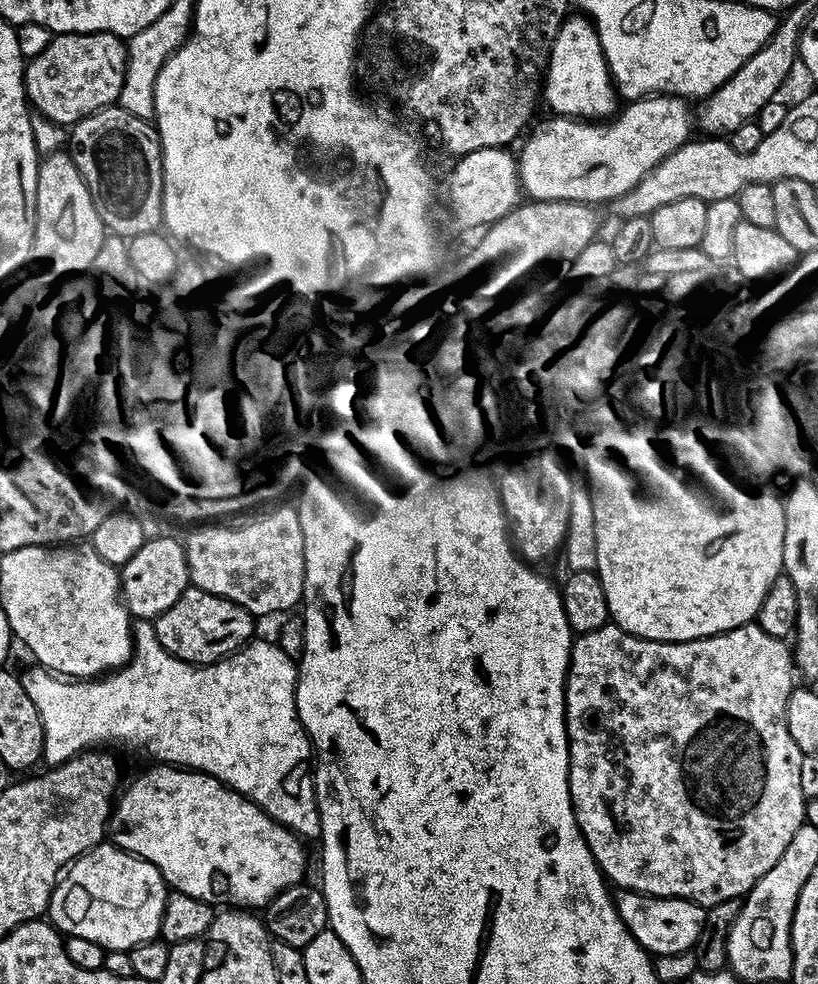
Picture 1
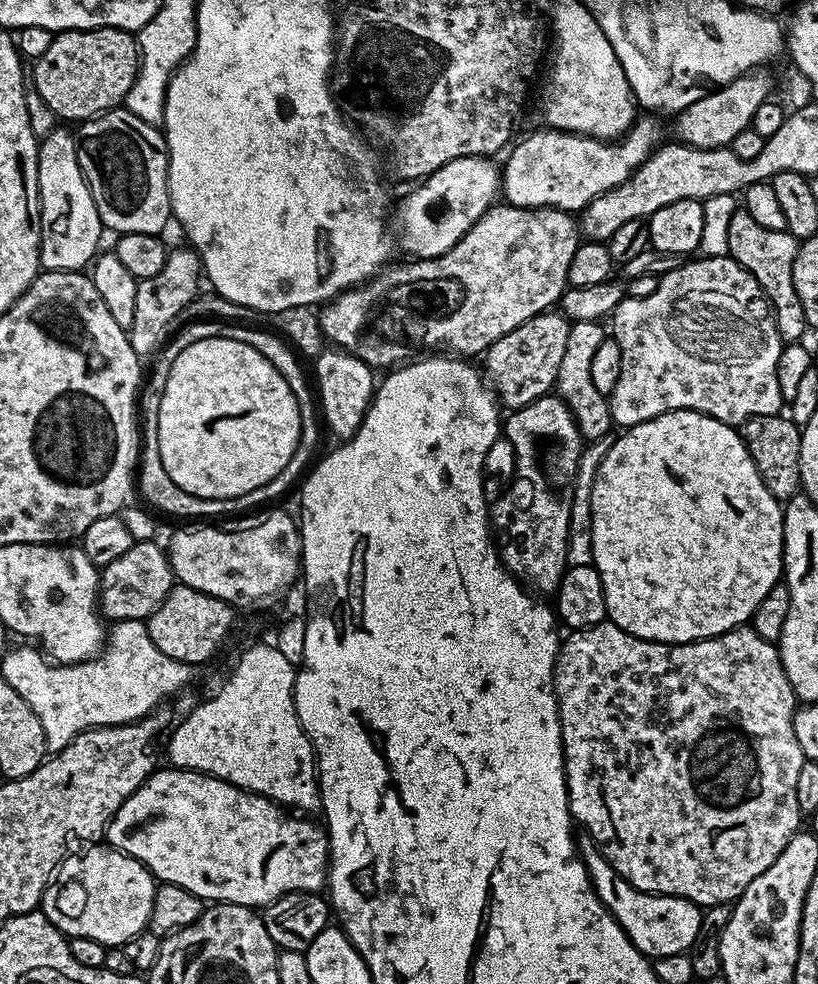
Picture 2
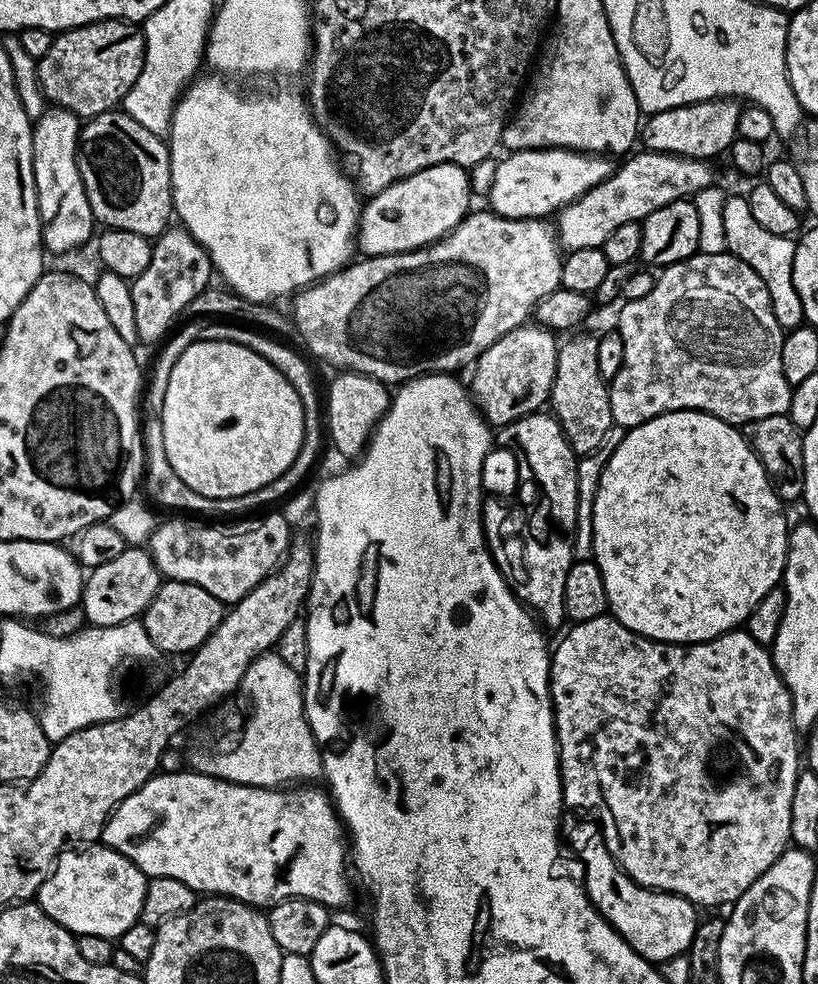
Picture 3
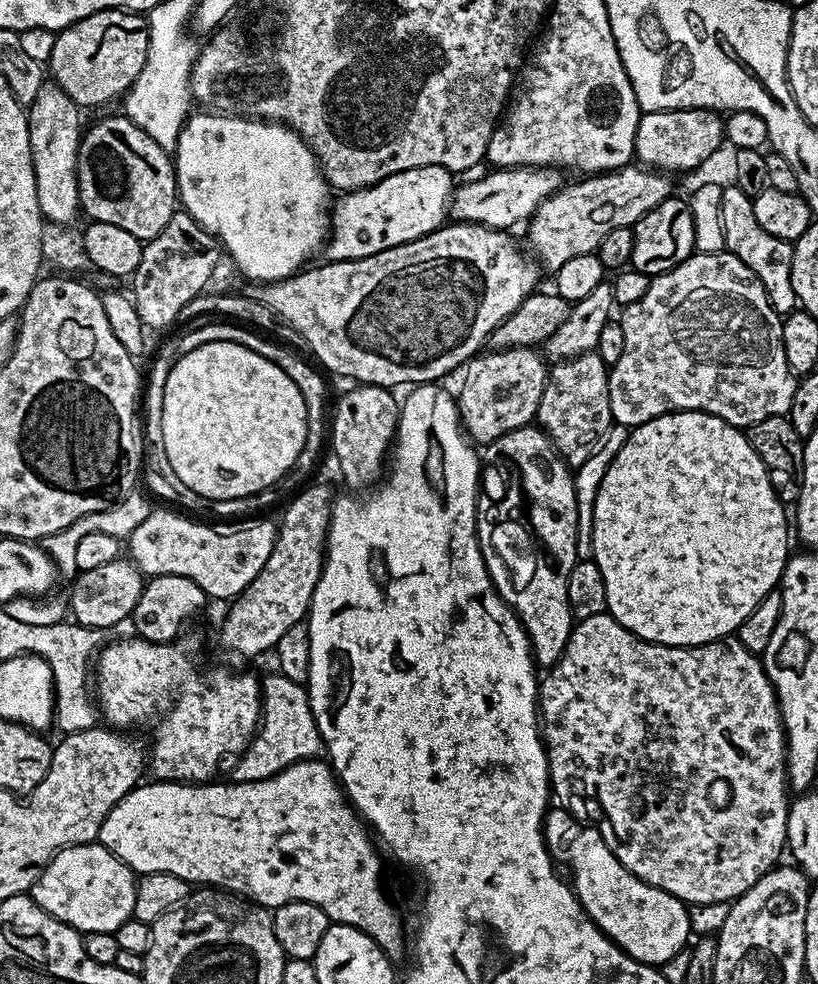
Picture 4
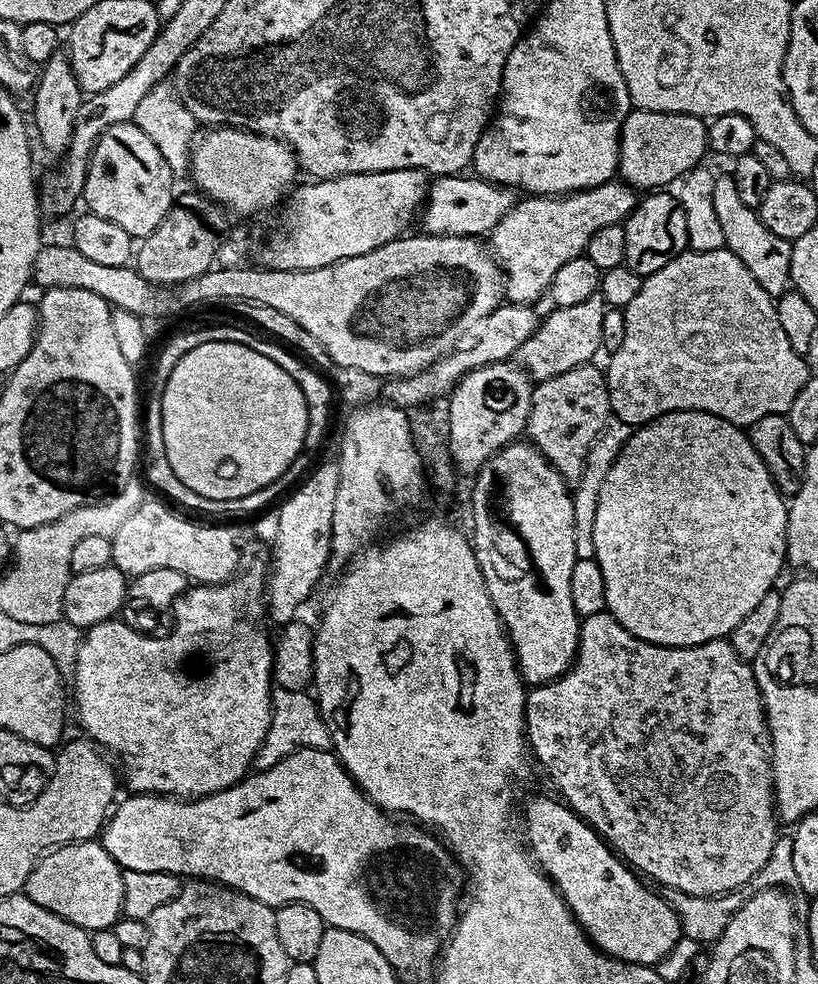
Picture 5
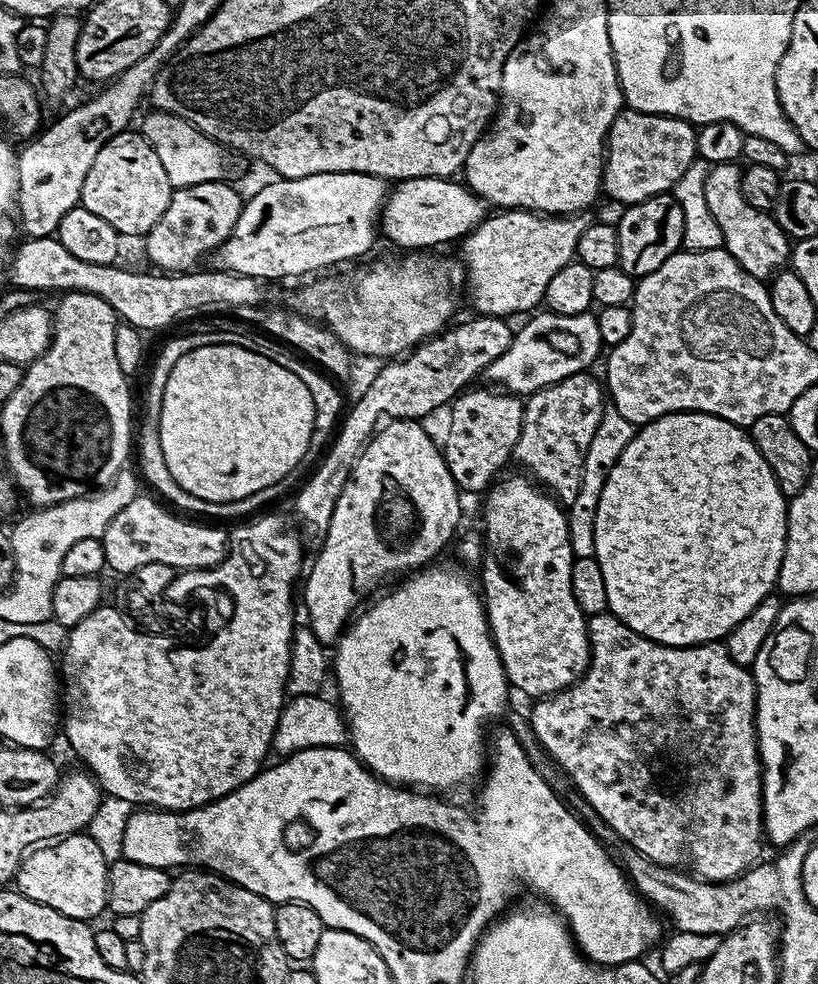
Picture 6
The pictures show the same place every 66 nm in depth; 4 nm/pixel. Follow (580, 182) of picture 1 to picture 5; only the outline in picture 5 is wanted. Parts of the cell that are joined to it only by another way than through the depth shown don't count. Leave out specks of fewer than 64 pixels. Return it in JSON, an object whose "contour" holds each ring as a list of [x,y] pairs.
{"contour":[[[457,174],[455,176],[441,176],[431,181],[430,191],[426,196],[426,207],[423,209],[423,212],[425,211],[423,231],[427,235],[480,238],[483,237],[483,232],[484,235],[491,233],[492,227],[514,207],[513,193],[509,189],[503,186],[497,187],[497,185],[479,178],[467,180],[466,177],[467,175]]]}

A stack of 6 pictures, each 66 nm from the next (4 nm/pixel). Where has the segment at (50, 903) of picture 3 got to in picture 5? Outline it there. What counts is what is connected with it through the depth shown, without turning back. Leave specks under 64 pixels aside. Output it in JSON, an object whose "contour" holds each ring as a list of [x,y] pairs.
{"contour":[[[84,840],[81,844],[61,844],[33,863],[23,891],[38,906],[82,929],[111,928],[122,916],[124,872],[103,843]]]}

